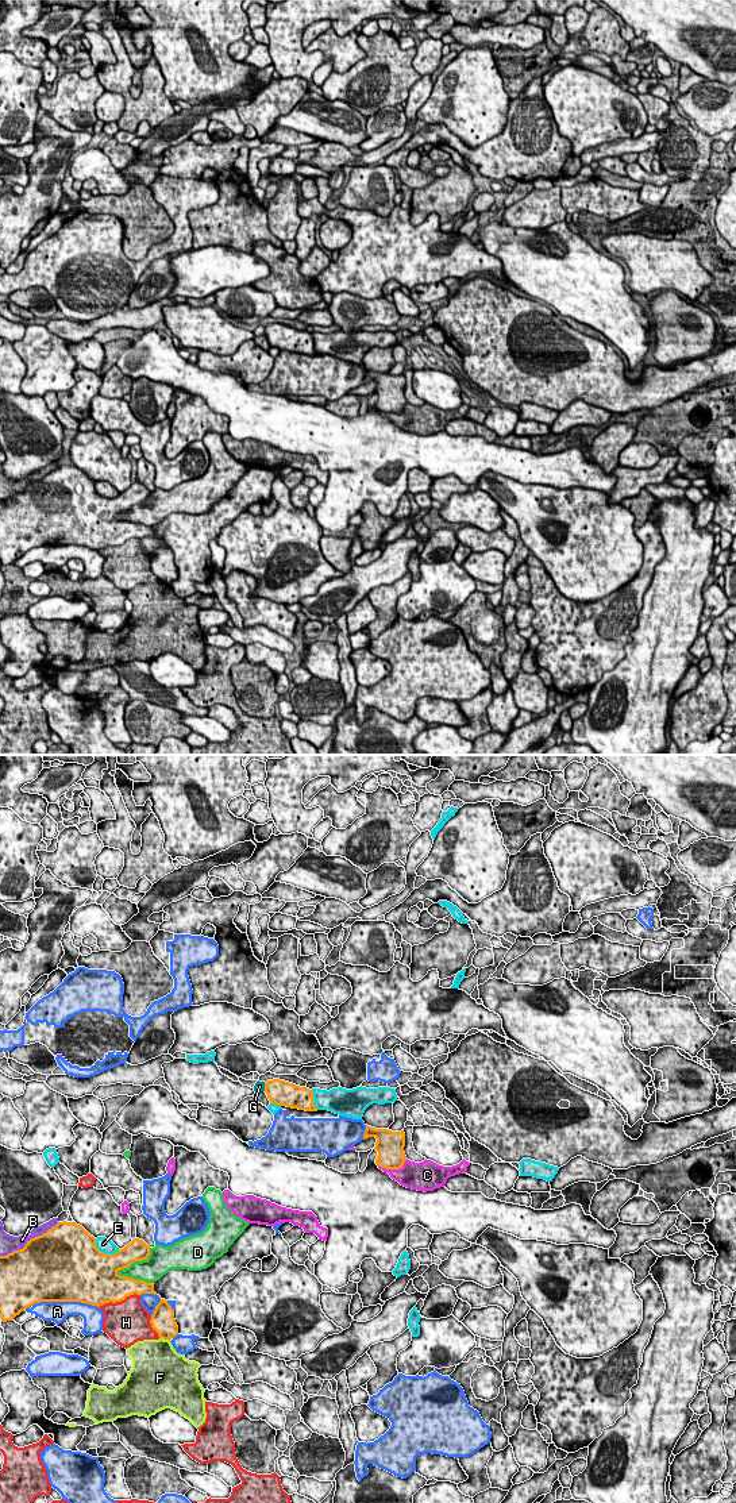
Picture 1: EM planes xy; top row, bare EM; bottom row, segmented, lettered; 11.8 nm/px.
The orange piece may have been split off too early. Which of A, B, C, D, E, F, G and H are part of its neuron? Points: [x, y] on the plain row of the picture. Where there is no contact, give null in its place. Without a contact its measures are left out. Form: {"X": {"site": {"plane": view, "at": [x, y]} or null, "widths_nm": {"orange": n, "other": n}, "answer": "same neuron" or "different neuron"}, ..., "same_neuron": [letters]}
{"A": {"site": {"plane": "xy", "at": [65, 544]}, "widths_nm": {"orange": 500, "other": 260}, "answer": "different neuron"}, "B": {"site": {"plane": "xy", "at": [29, 485]}, "widths_nm": {"orange": 500, "other": 200}, "answer": "different neuron"}, "C": {"site": {"plane": "xy", "at": [393, 412]}, "widths_nm": {"orange": 320, "other": 320}, "answer": "different neuron"}, "D": {"site": {"plane": "xy", "at": [135, 504]}, "widths_nm": {"orange": 260, "other": 280}, "answer": "different neuron"}, "E": {"site": {"plane": "xy", "at": [104, 497]}, "widths_nm": {"orange": 500, "other": 170}, "answer": "different neuron"}, "F": {"site": {"plane": "xy", "at": [165, 582]}, "widths_nm": {"orange": 300, "other": 440}, "answer": "different neuron"}, "G": {"site": {"plane": "xy", "at": [265, 331]}, "widths_nm": {"orange": 300, "other": 130}, "answer": "different neuron"}, "H": {"site": {"plane": "xy", "at": [119, 544]}, "widths_nm": {"orange": 400, "other": 480}, "answer": "different neuron"}, "same_neuron": []}

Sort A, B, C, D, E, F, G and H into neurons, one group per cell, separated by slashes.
A / B / C E / D / F / G / H

